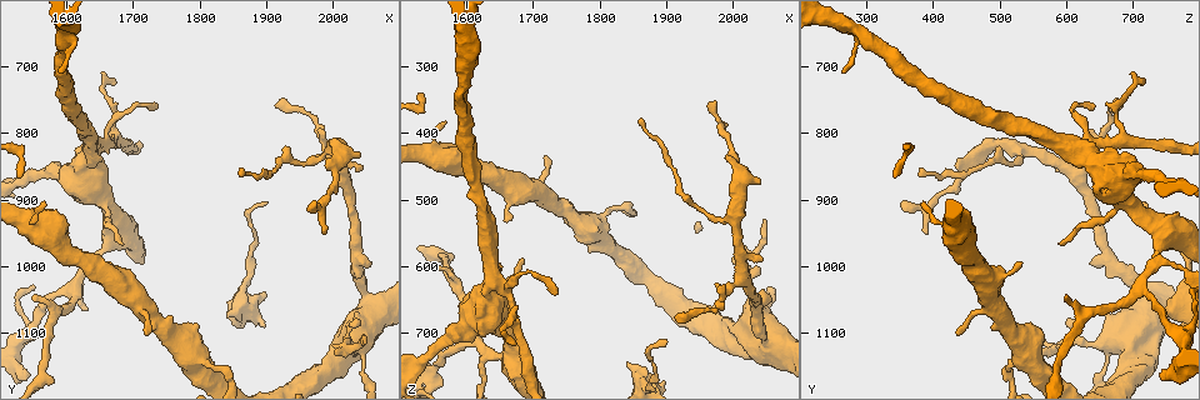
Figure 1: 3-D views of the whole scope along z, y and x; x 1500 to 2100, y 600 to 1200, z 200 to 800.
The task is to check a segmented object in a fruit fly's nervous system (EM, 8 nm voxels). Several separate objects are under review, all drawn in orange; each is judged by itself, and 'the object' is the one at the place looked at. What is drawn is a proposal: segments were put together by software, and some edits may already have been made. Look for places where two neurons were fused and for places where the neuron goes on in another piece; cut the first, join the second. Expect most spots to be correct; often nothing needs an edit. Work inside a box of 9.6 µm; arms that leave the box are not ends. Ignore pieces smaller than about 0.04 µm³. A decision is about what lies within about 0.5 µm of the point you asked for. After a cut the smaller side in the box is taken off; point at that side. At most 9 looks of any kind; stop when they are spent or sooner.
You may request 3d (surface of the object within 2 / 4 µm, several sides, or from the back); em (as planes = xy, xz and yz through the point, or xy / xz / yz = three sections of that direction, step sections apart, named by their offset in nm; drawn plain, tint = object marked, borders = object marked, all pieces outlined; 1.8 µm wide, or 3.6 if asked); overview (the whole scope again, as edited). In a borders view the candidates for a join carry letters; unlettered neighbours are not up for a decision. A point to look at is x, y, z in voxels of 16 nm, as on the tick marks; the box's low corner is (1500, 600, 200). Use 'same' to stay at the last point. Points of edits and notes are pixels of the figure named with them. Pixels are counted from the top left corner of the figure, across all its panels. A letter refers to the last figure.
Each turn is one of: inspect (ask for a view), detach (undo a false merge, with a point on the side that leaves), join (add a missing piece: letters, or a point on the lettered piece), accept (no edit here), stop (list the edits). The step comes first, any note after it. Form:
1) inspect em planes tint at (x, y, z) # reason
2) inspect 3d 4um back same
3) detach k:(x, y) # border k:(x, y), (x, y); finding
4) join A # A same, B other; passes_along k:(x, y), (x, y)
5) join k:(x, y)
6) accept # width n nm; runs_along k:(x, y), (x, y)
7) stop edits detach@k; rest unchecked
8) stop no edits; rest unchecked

inspect em 3.6um planes borders at (2060, 1055, 725) # sharp bend

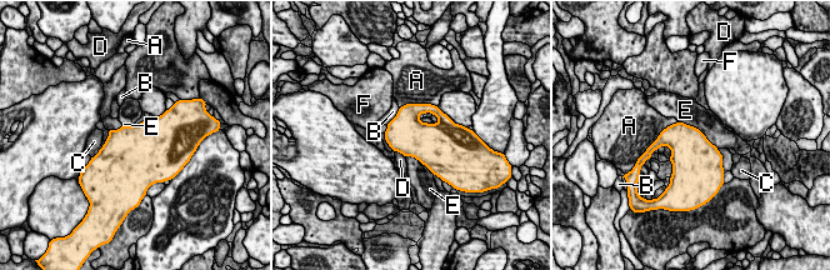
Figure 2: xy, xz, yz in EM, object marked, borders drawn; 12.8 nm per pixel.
accept # longest_contact E 650 nm; A other, B other, C other, D other, E other, F other; continuous, no second neuron

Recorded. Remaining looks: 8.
inspect 3d 2um at (1840, 1080, 745) # stops while still wide

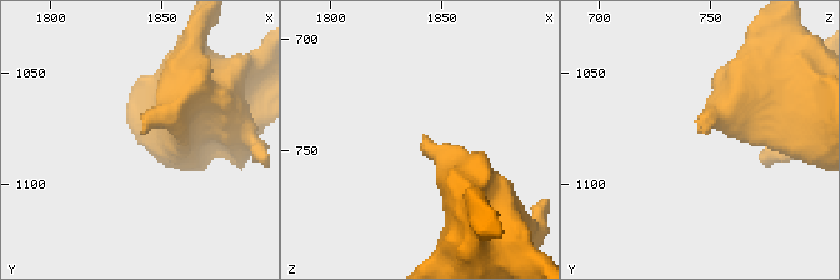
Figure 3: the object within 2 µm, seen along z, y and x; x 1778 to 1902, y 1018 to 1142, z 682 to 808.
inspect em xz step 4 borders at (1841, 1076, 745)

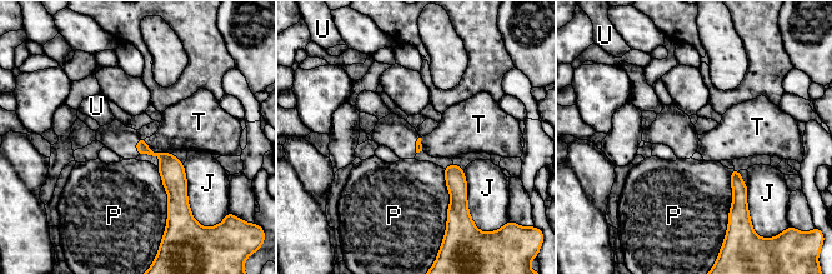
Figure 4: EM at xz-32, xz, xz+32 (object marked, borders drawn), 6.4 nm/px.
inspect em planes borders same # cut it another way

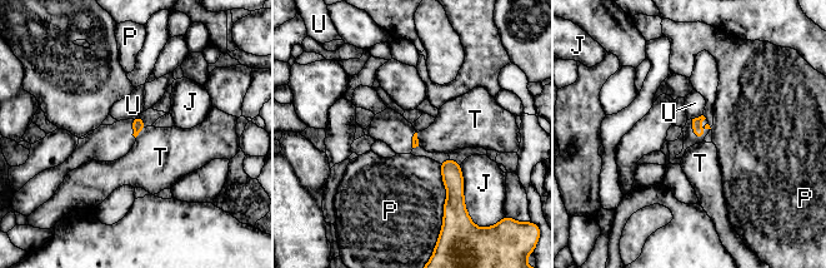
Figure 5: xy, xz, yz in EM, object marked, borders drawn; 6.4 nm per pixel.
accept # longest_contact P 340 nm; J other, P other, T other, U other; border 5:(146, 127), (135, 137); none of them fits

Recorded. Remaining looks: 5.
inspect 3d 4um back at (1640, 835, 615) # thick turns thin

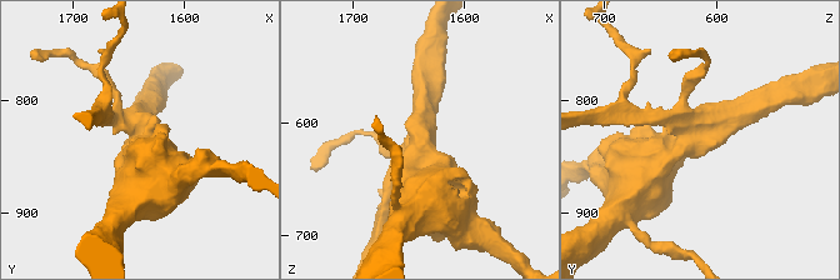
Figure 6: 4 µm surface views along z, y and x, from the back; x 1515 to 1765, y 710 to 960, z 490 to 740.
inspect em planes tint at (1640, 832, 620) # now the EM

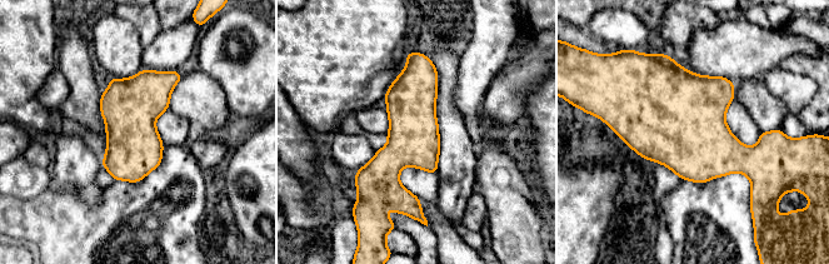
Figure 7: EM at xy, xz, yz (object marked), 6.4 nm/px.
inspect em planes borders same

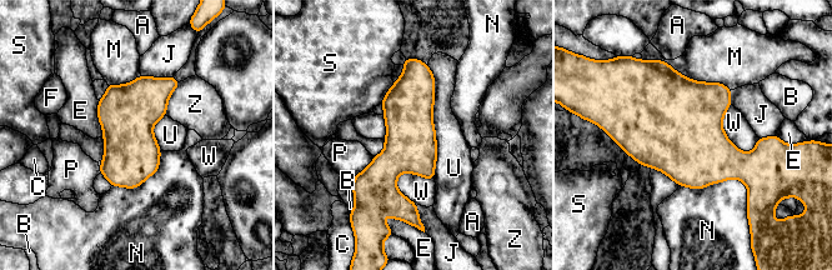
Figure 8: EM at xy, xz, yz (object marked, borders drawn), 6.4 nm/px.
accept # A other, B other, C other, E other, F other, J other, M other, N other, P other, S other, U other, W other, Z other; border 8:(427, 65), (434, 78), (435, 179); one neuron here

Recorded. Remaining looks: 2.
inspect em planes borders at (1640, 995, 735) # side arm on a straight run

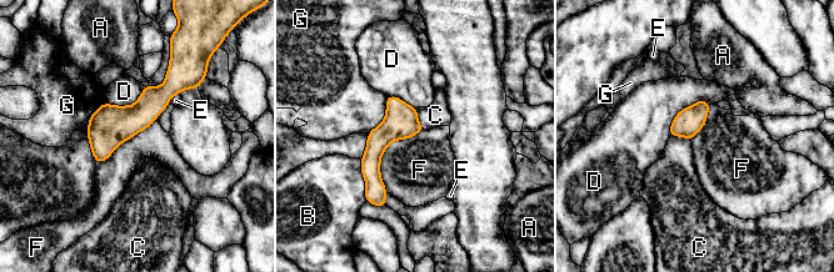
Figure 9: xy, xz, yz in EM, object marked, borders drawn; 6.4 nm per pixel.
accept # longest_contact F 480 nm; A other, B other, C other, D other, E other, F other, G other; all the same neuron

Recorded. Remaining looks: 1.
stop no edits; rest unchecked

